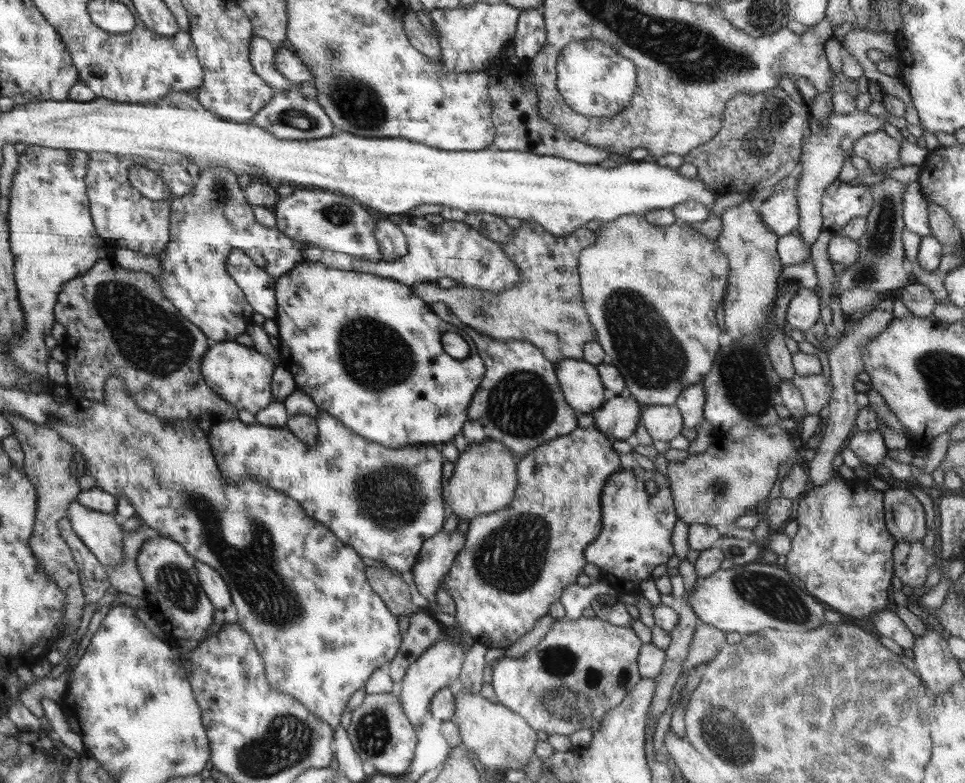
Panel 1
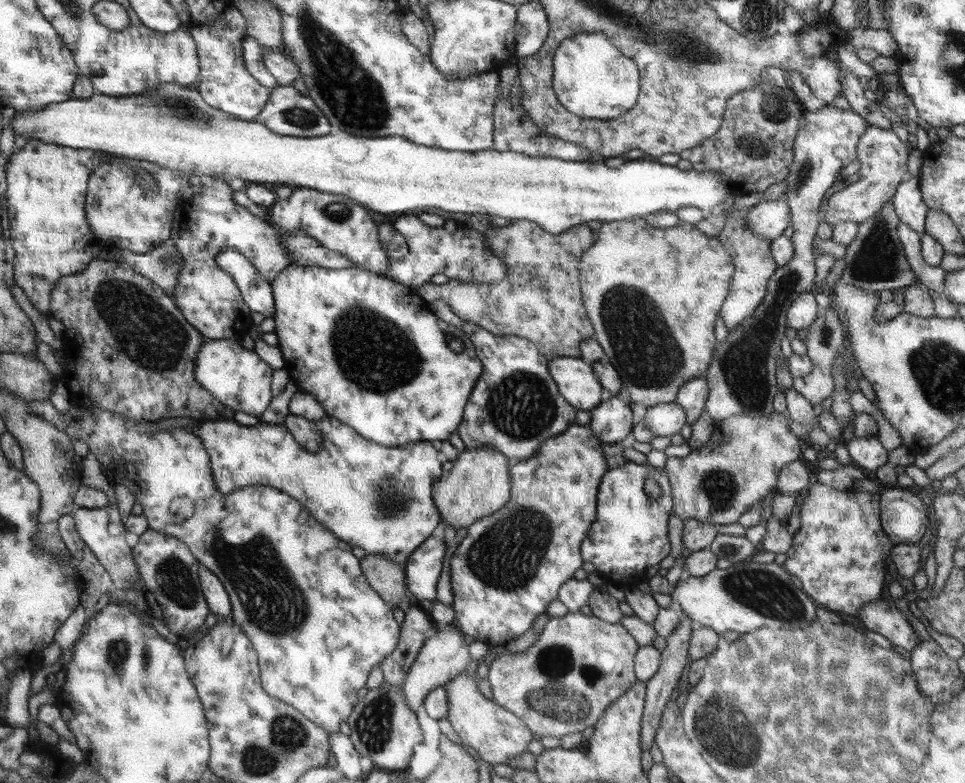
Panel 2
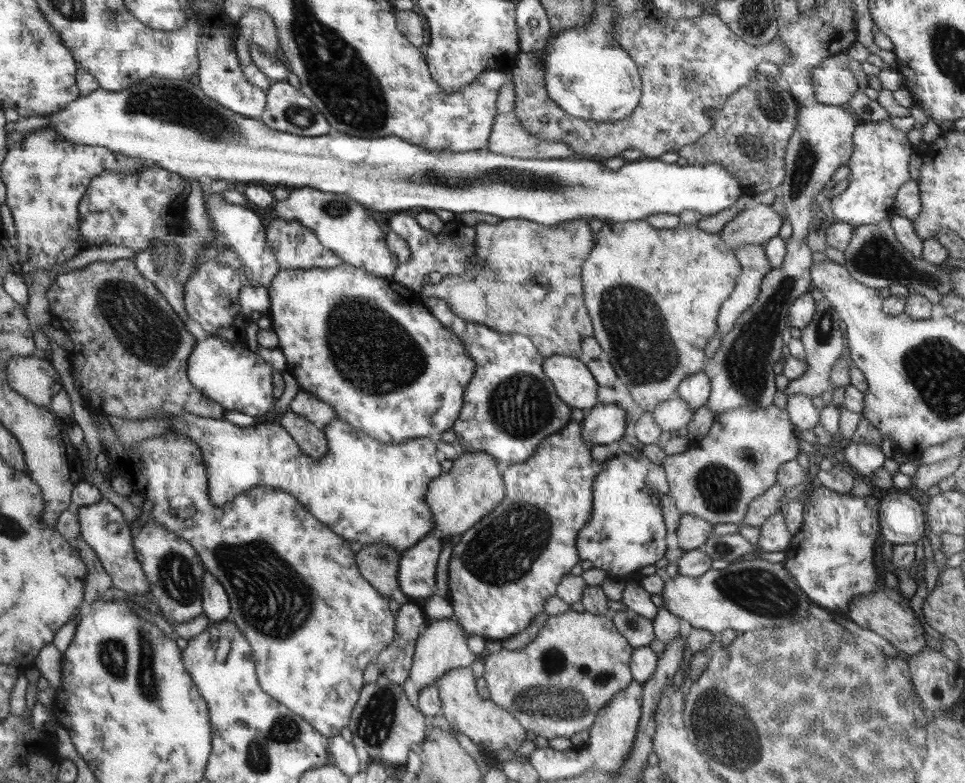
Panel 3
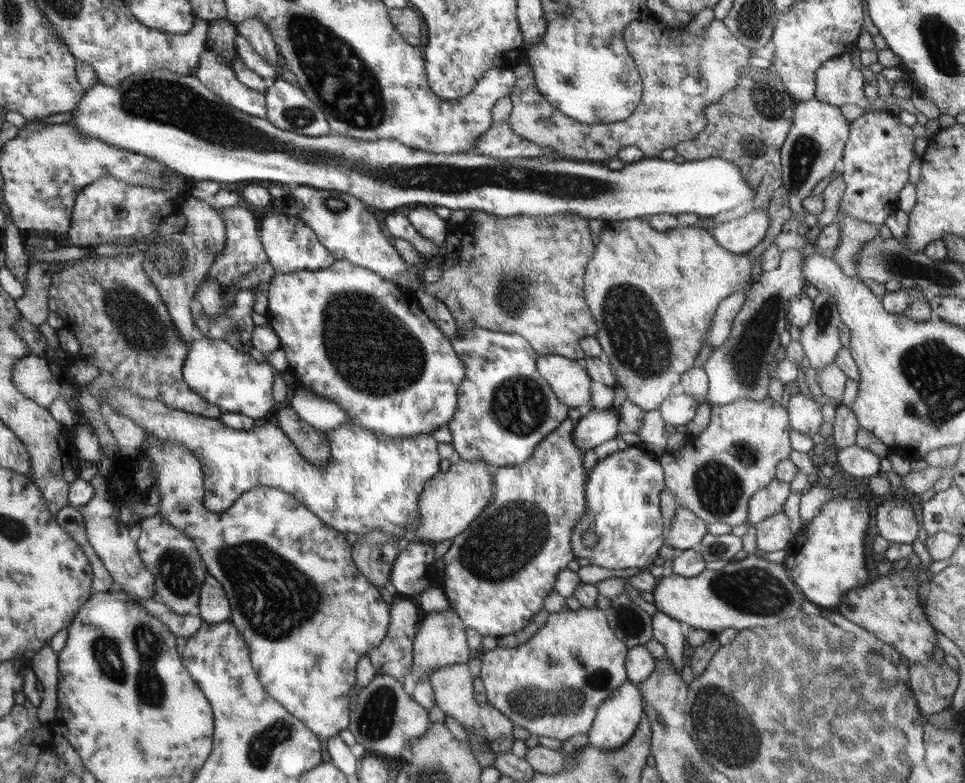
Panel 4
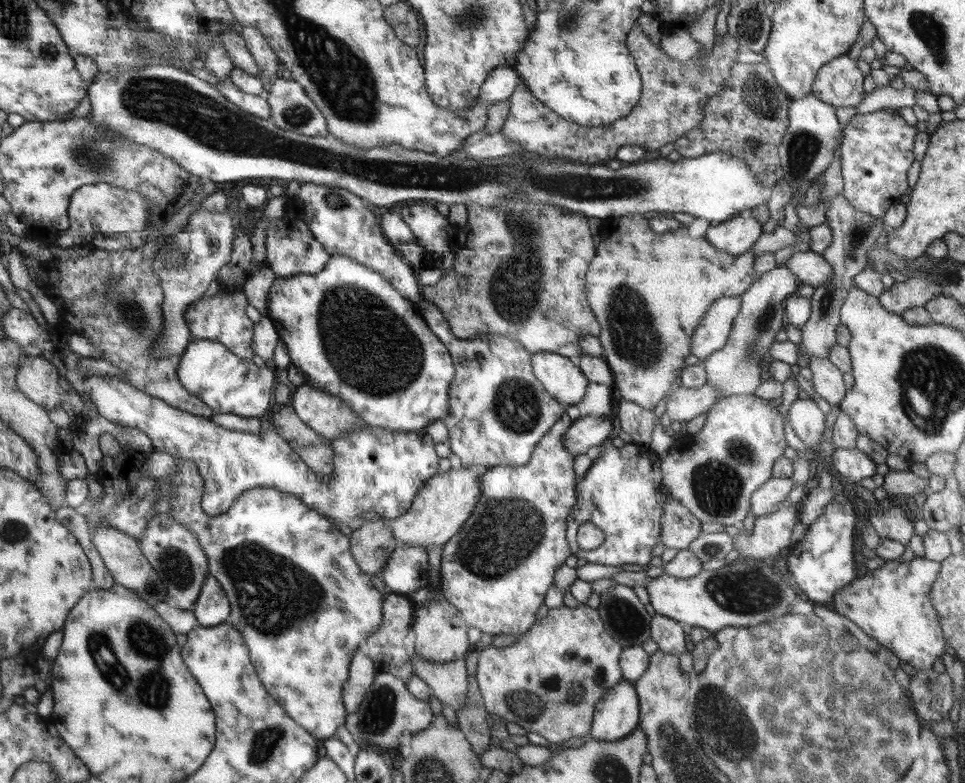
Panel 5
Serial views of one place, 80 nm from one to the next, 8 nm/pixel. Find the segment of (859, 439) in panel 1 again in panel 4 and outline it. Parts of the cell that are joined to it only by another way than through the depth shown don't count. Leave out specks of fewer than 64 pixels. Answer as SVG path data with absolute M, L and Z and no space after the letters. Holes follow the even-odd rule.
M852 445L839 449L836 462L840 466L841 474L846 474L850 477L869 478L881 473L880 460L876 454Z

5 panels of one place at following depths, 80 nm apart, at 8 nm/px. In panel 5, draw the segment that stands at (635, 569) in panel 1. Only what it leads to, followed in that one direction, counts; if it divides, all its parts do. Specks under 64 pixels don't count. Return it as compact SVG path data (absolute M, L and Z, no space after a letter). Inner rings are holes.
M634 442L626 443L620 448L614 447L614 445L607 447L602 452L602 456L593 461L584 474L584 478L578 482L578 502L574 510L570 512L567 522L566 537L567 541L571 543L572 554L577 558L584 558L588 563L604 566L648 564L653 557L652 548L658 544L658 538L661 537L660 518L663 513L662 496L665 491L660 459L650 448ZM584 522L593 522L604 531L604 542L596 550L582 550L577 543L577 530Z

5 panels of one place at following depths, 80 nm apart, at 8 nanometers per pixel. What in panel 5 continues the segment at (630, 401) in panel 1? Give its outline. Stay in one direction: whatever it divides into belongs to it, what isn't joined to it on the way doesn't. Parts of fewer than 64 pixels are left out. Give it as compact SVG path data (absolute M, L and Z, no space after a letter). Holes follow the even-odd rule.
M612 414L604 417L581 417L574 420L564 434L564 445L572 454L586 454L592 446L598 446L614 436L616 419Z

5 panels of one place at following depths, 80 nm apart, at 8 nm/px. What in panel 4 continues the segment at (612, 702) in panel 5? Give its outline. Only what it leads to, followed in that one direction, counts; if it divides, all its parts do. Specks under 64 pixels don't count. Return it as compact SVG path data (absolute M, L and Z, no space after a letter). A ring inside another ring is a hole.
M627 681L599 706L594 724L588 732L589 744L598 747L600 752L620 750L620 747L630 741L634 734L638 732L638 726L645 714L644 707L645 702L639 684Z

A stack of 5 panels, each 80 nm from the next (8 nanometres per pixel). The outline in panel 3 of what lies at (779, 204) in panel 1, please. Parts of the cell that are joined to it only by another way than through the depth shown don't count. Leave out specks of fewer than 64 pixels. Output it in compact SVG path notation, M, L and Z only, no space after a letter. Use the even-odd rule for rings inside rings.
M757 204L727 222L719 235L730 250L741 244L765 244L778 235L783 222L785 220L774 211L774 207Z

